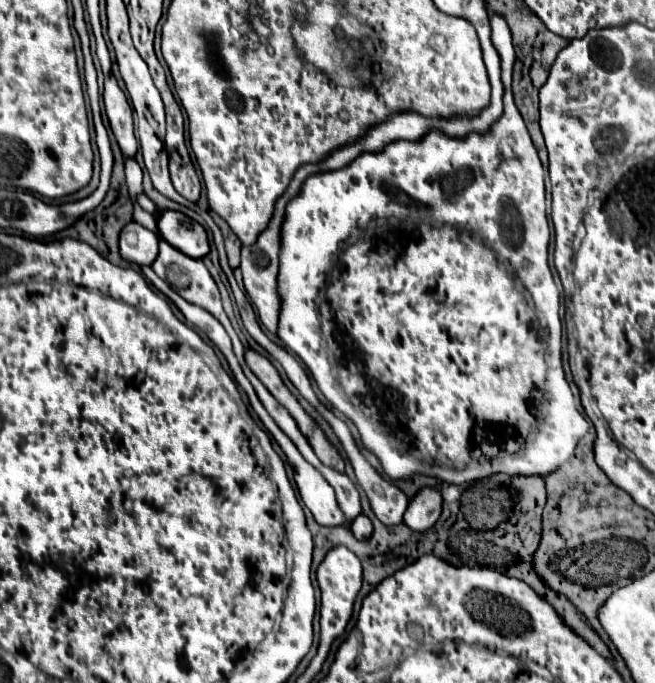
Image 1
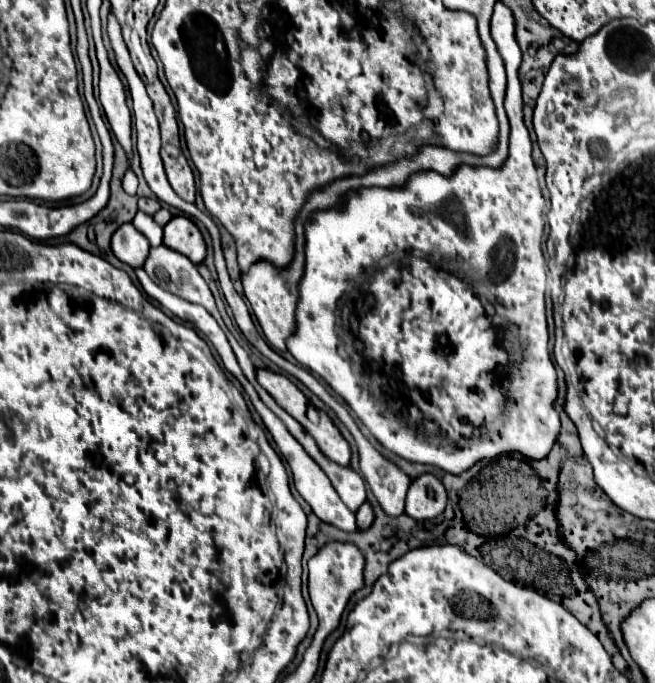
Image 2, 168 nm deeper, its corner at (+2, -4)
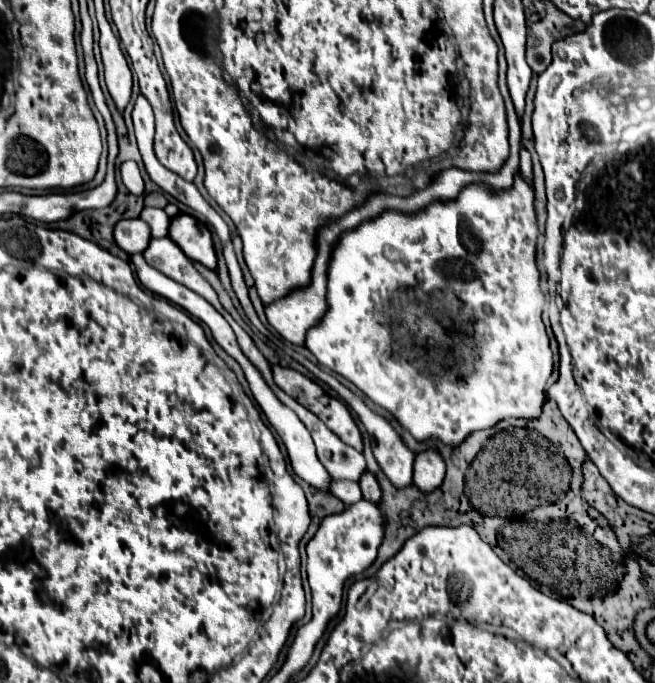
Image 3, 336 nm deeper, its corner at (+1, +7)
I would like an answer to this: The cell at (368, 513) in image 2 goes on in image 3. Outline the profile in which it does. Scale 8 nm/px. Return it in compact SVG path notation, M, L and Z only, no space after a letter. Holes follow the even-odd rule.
M368 472L366 476L362 476L362 480L358 482L360 484L360 490L362 490L362 496L374 504L380 502L380 486L376 482L376 478Z

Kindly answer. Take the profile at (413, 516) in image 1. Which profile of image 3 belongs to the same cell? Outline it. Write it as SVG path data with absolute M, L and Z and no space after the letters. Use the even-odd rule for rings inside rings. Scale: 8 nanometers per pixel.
M426 450L414 460L414 486L422 494L432 494L444 482L444 460L436 450Z

